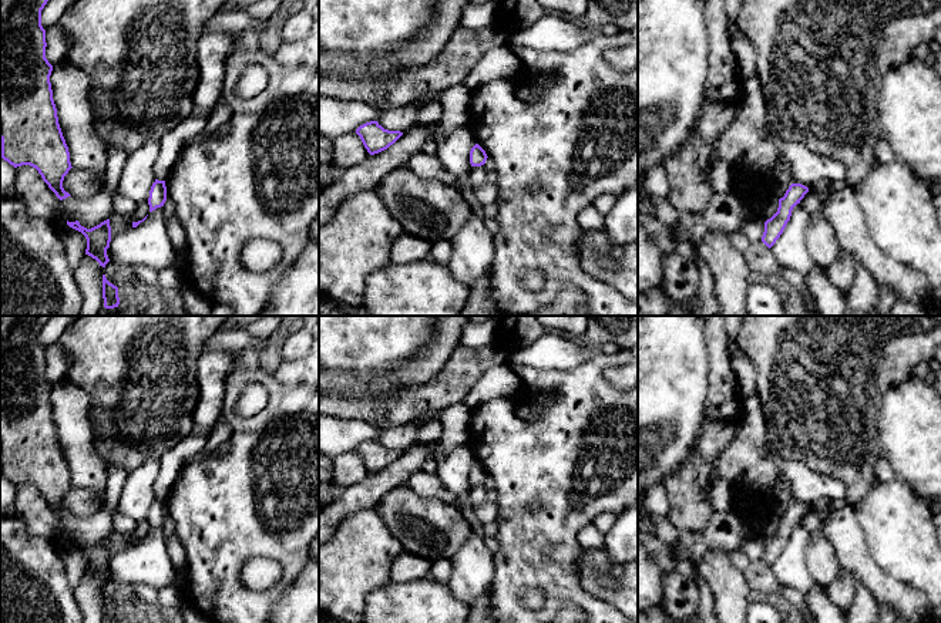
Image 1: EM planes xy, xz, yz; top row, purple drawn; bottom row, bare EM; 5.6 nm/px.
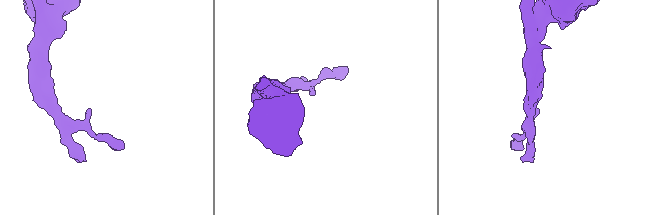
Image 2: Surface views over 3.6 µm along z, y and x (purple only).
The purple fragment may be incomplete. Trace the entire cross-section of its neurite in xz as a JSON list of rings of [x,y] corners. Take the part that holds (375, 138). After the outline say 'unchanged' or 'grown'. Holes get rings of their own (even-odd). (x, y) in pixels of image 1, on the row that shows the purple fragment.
[[[370,121],[356,129],[370,155],[379,154],[393,145],[403,132],[384,129],[377,121]]]; unchanged

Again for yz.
[[[792,183],[784,196],[779,199],[777,212],[764,222],[762,242],[770,249],[783,233],[790,220],[793,208],[800,203],[809,188],[801,183]]]; unchanged

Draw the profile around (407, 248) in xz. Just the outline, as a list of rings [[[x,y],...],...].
[[[401,233],[391,246],[391,265],[406,265],[427,259],[433,243],[414,235]]]

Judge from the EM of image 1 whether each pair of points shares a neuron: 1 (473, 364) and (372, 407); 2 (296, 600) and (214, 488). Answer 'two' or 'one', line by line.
1: one
2: two

